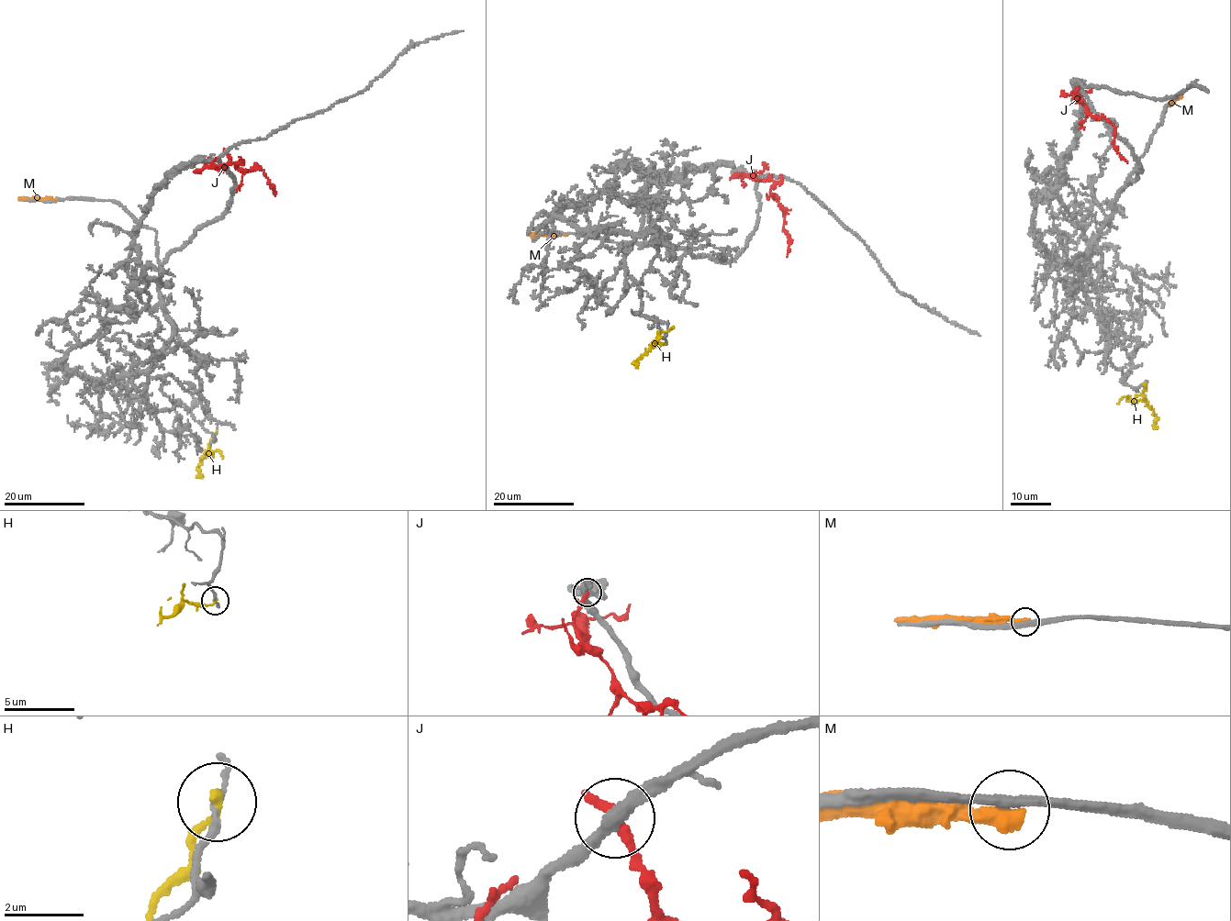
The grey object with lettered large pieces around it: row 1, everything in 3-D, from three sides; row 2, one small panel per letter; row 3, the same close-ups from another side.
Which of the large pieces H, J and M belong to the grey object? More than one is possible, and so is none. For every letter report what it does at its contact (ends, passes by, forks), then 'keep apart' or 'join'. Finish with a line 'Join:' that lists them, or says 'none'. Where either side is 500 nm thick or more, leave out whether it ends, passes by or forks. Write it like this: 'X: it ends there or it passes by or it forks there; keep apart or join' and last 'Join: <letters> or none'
H: it ends there; keep apart
J: it ends there; keep apart
M: it ends there; keep apart
Join: none

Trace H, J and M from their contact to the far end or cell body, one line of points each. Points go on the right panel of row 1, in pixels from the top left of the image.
H: (1145, 383), (1142, 397), (1156, 415), (1154, 425), (1158, 428)
J: (1079, 84), (1075, 94), (1078, 99), (1092, 115), (1105, 116), (1114, 126), (1115, 149), (1127, 163)
M: (1169, 104), (1180, 94)

